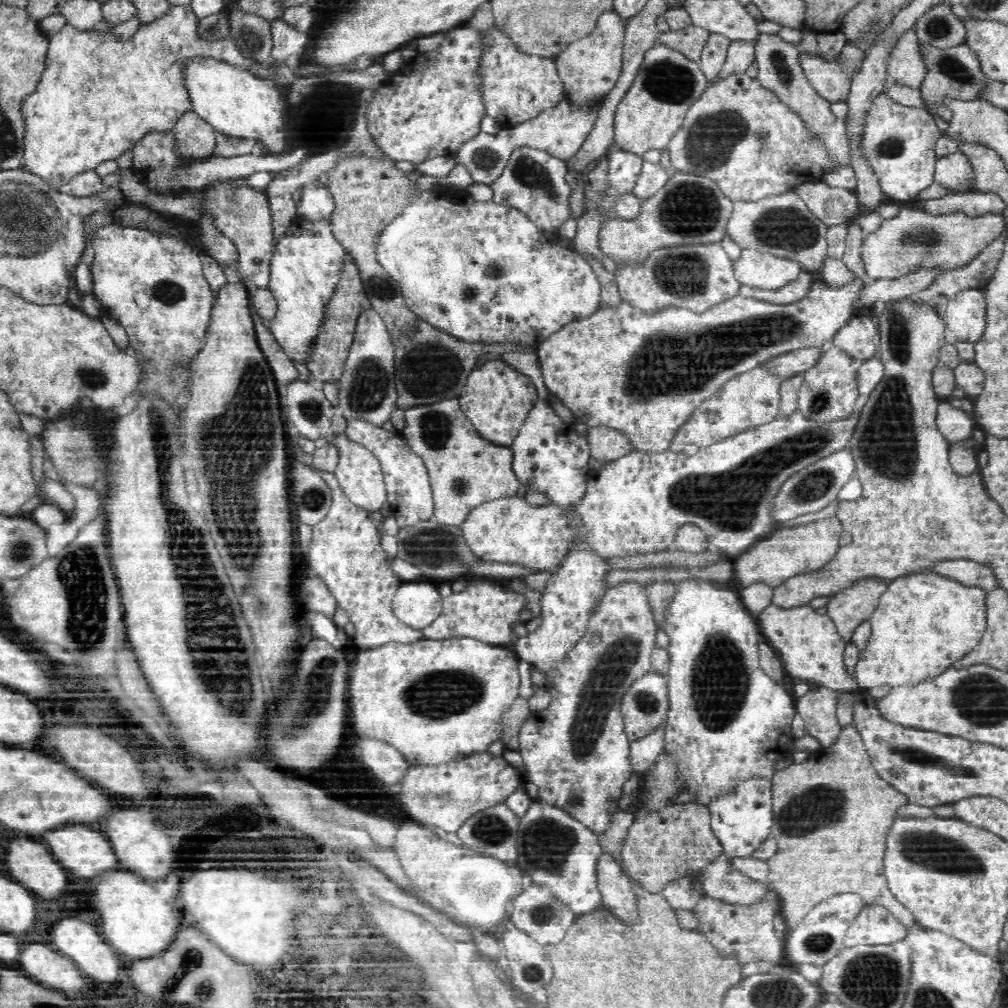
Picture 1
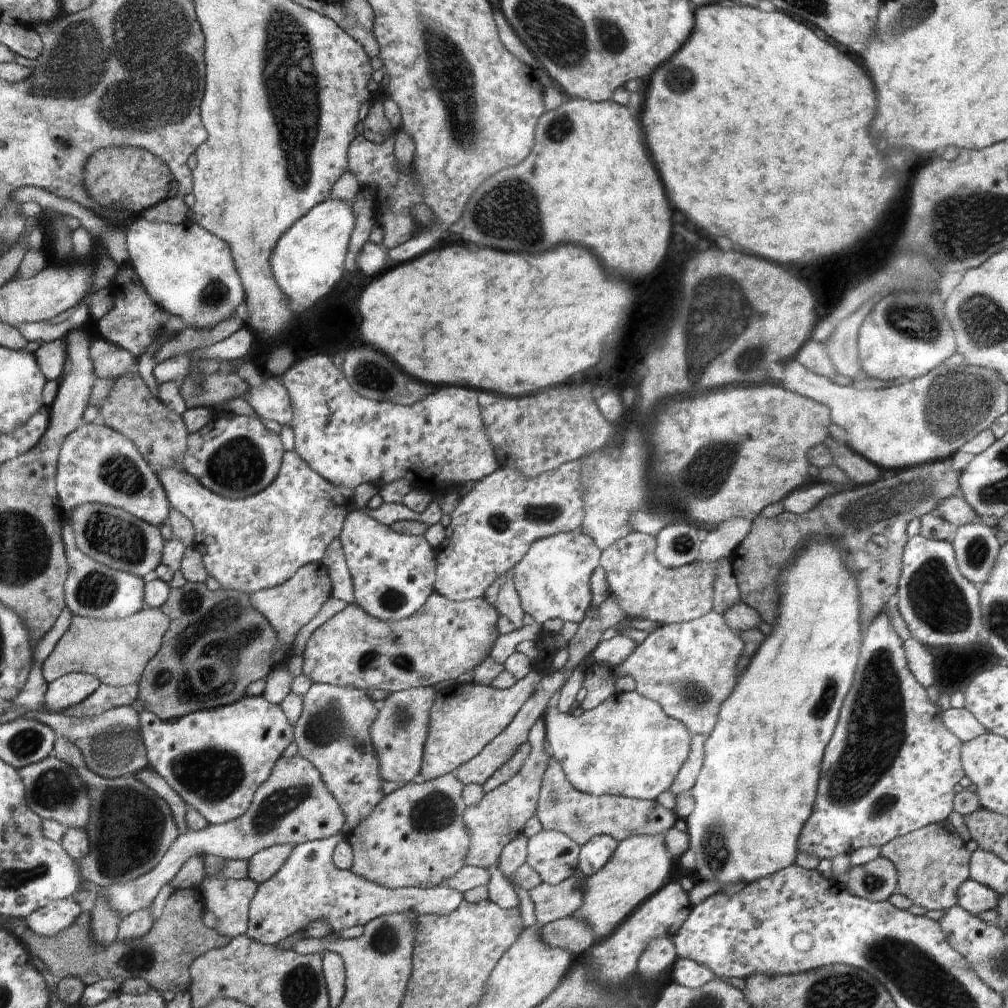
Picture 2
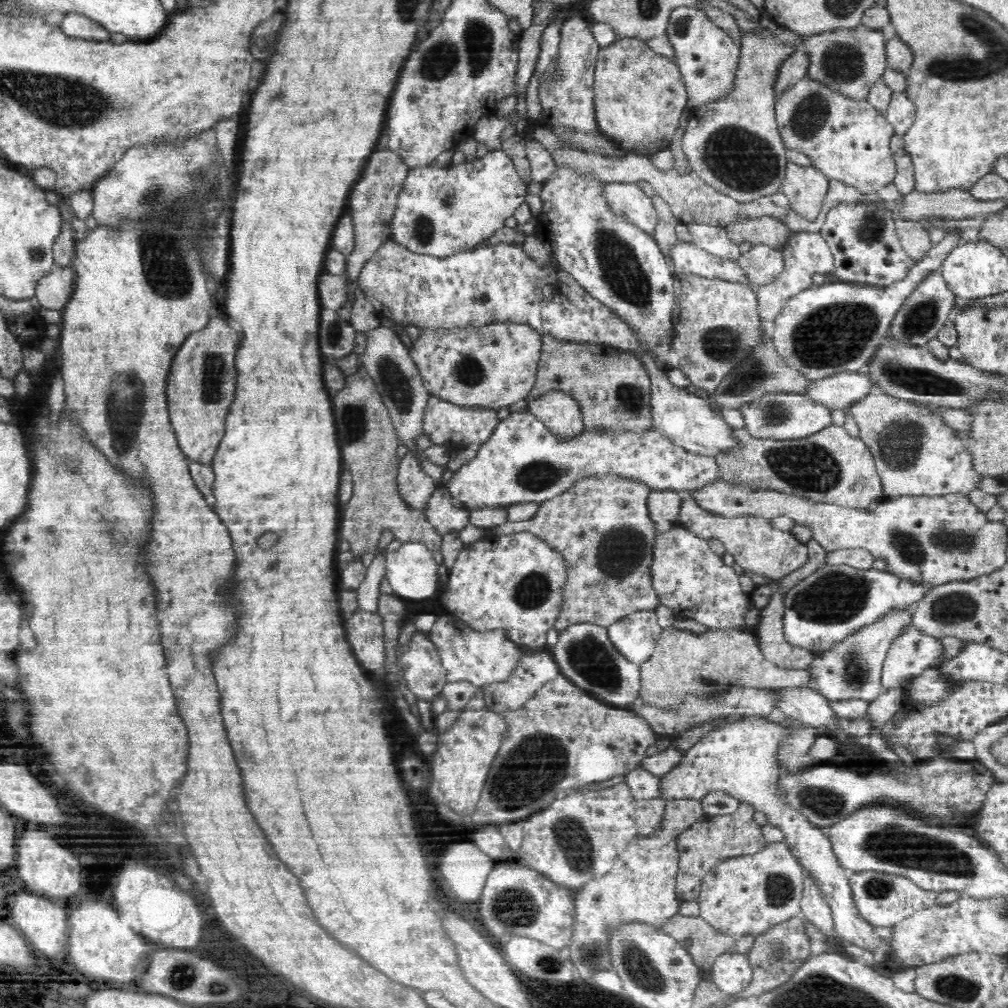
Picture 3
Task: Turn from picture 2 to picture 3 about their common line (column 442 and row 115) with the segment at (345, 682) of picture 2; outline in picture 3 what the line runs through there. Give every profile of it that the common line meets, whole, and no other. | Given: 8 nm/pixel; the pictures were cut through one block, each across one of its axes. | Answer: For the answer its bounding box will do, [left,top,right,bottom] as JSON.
[593,37,688,157]

